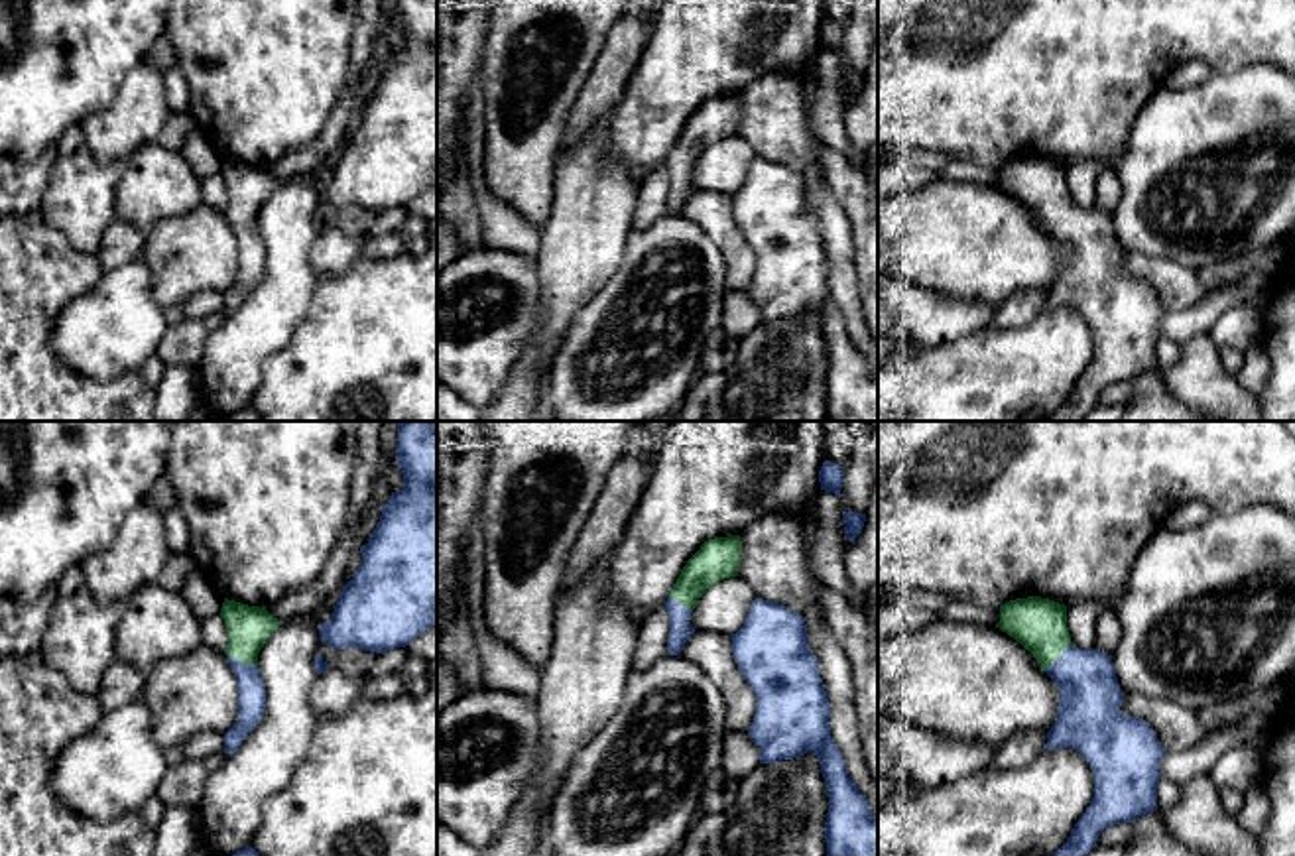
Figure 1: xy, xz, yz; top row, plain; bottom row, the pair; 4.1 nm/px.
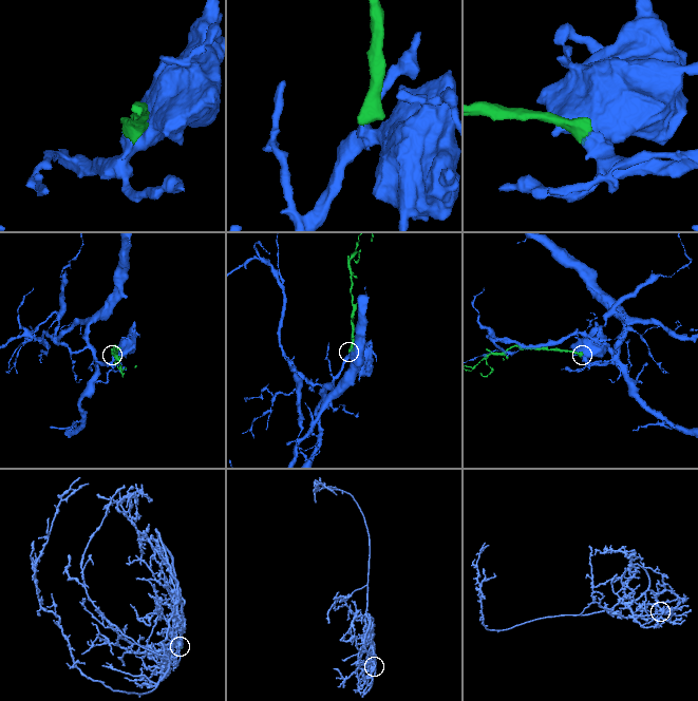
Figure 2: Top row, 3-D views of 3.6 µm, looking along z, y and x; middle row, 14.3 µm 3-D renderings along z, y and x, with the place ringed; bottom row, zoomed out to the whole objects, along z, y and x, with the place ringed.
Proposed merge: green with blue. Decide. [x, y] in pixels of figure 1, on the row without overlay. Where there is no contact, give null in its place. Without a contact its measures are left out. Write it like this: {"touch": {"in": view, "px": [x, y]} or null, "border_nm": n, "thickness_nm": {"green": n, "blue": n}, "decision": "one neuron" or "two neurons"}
{"touch": {"in": "xy", "px": [241, 221]}, "border_nm": 150, "thickness_nm": {"green": 180, "blue": 110}, "decision": "one neuron"}

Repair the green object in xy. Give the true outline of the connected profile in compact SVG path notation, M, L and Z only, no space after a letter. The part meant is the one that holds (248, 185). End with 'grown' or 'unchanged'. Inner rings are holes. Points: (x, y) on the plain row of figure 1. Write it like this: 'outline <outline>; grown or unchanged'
outline M224 157L220 177L226 183L224 214L238 242L238 277L224 293L224 311L230 315L260 283L266 270L266 244L258 228L258 213L266 199L281 185L266 165L248 165Z; grown

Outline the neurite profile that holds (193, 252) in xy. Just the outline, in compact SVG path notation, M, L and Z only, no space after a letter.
M199 203L193 211L155 222L146 232L142 260L154 275L154 299L159 307L181 307L201 291L226 293L238 277L238 242L224 211Z

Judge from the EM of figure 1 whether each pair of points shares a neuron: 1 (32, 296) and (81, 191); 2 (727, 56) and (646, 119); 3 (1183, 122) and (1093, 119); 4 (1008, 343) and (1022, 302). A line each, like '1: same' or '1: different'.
1: different
2: same
3: different
4: different

